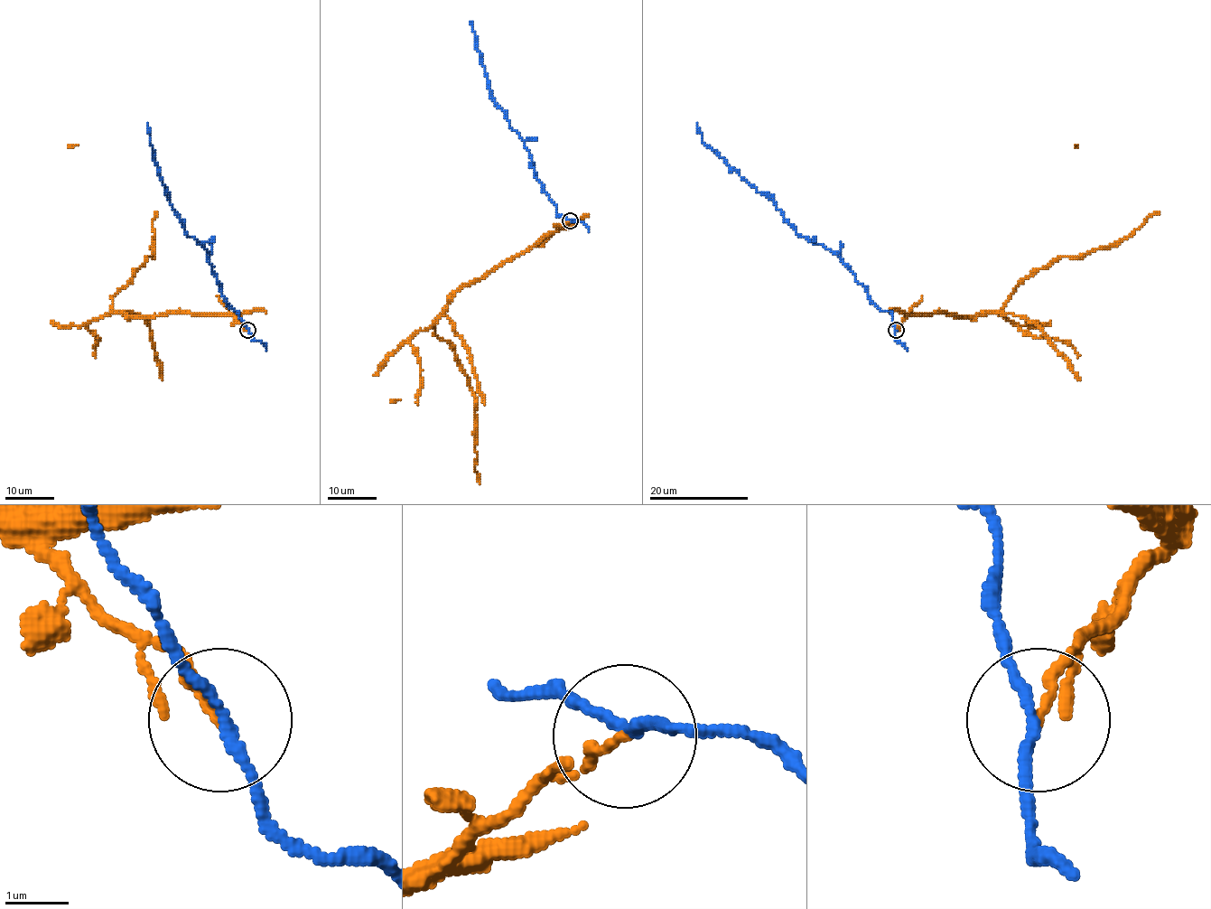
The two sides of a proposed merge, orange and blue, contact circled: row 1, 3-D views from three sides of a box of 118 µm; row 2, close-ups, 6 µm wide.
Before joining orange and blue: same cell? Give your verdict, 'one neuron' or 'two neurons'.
two neurons

